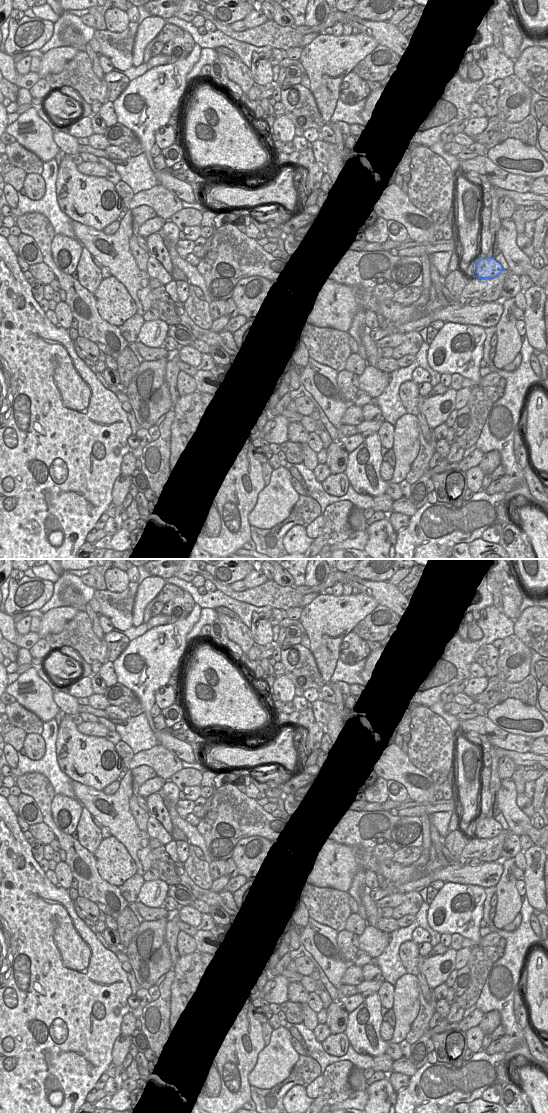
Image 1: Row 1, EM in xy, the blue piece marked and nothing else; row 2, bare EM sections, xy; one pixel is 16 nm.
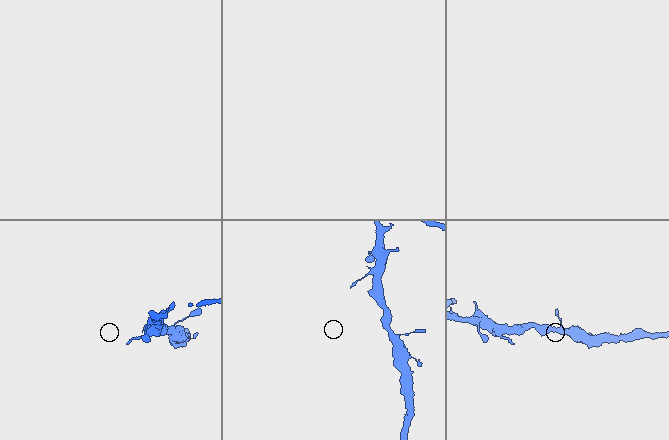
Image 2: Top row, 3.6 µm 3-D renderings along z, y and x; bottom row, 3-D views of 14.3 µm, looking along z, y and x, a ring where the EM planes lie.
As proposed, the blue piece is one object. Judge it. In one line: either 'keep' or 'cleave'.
keep

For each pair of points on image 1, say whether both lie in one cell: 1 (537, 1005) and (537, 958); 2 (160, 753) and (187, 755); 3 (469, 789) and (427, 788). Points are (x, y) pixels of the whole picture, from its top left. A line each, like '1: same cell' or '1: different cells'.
1: same cell
2: different cells
3: different cells

